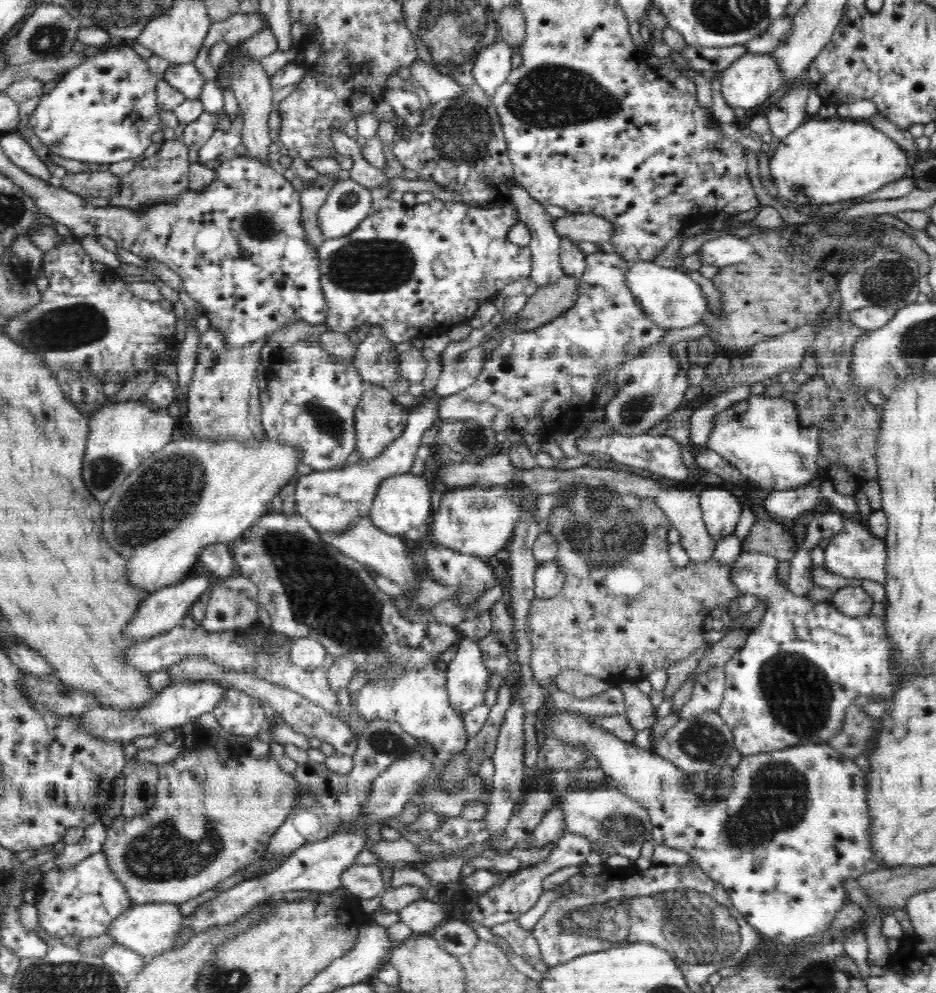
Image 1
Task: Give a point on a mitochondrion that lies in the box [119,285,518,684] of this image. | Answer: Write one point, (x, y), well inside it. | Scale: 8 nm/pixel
(323, 594)

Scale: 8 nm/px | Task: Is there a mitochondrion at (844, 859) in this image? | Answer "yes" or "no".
no

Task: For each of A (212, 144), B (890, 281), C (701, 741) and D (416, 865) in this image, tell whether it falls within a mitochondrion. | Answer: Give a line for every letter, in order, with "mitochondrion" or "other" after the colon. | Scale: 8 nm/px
A: other
B: mitochondrion
C: mitochondrion
D: other

